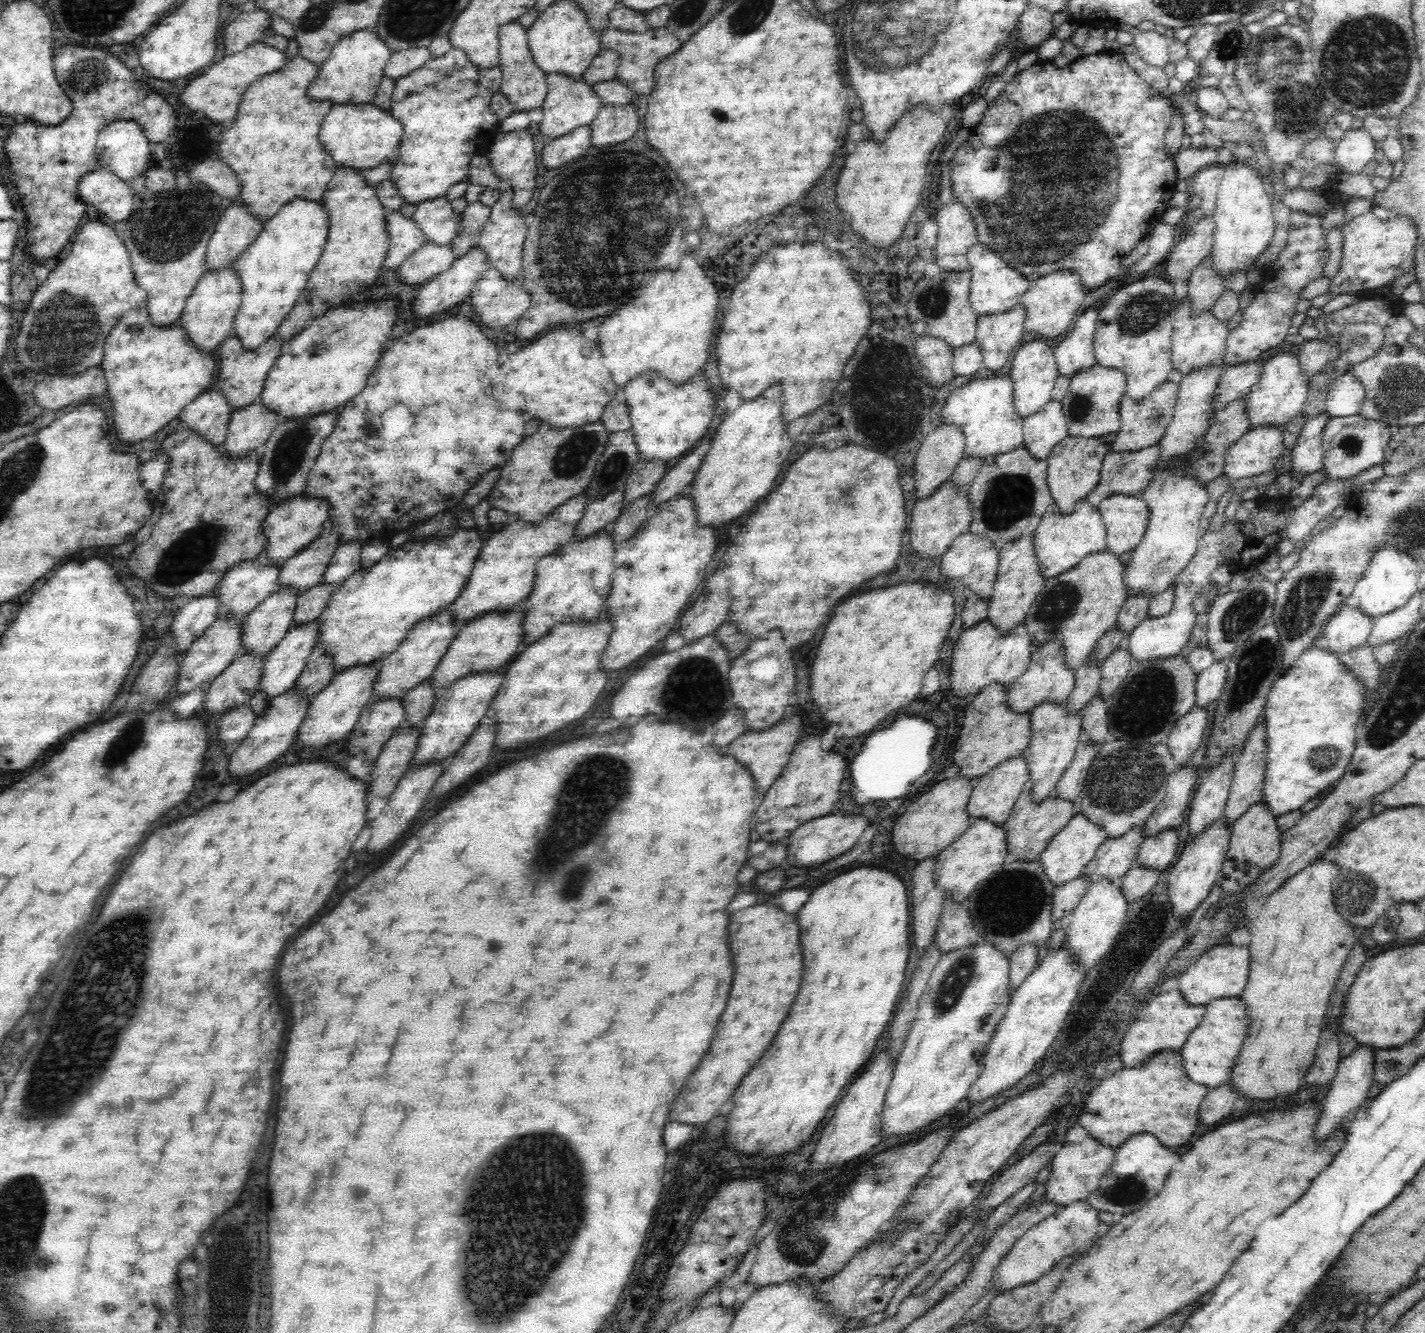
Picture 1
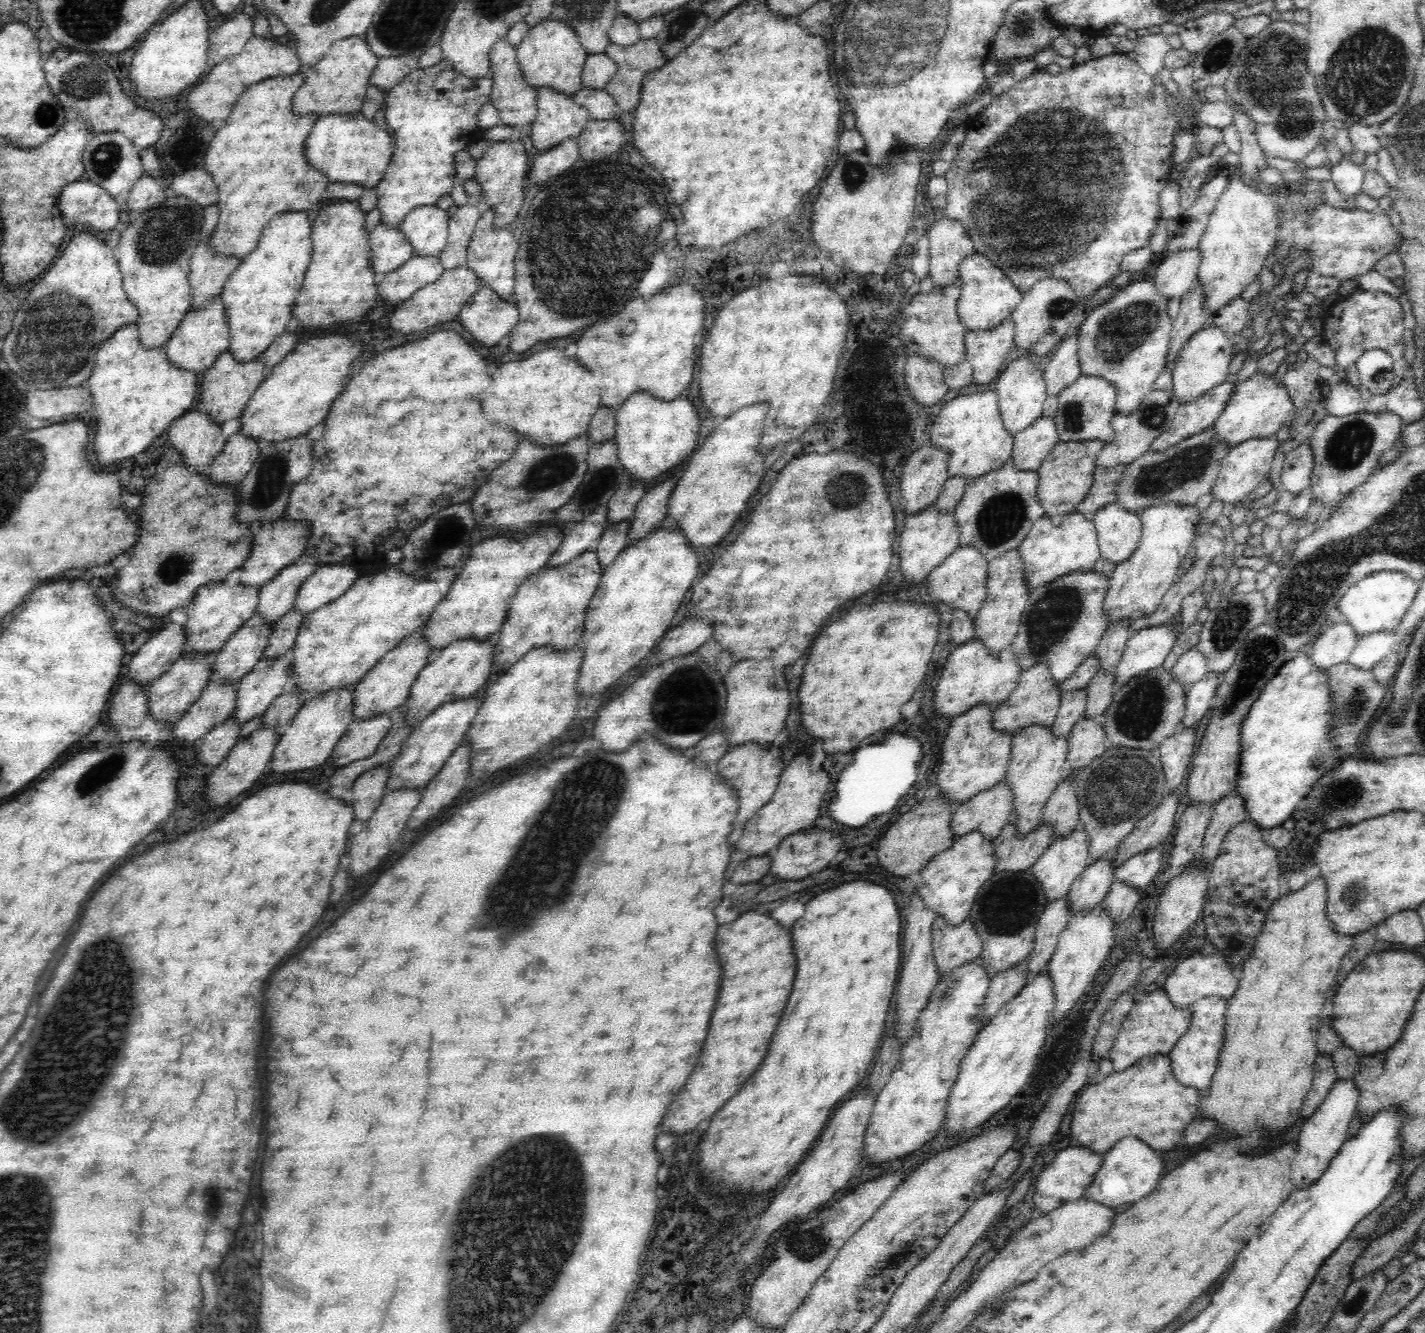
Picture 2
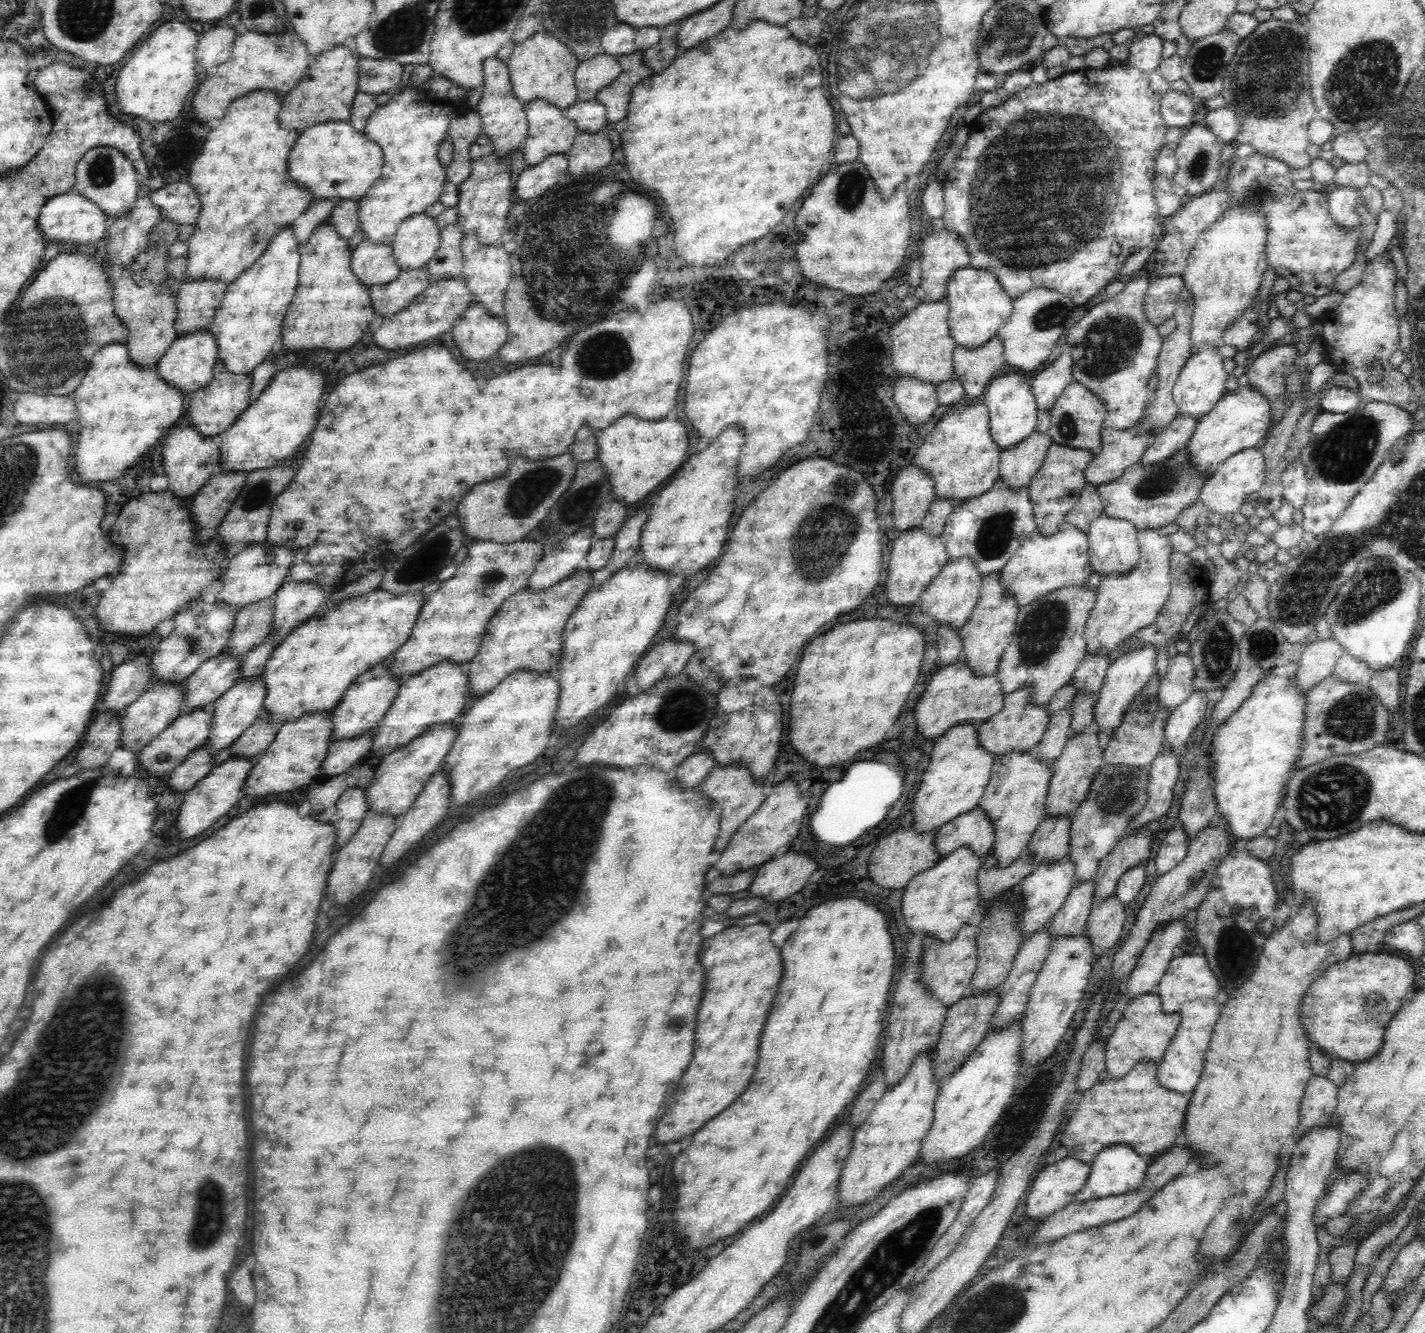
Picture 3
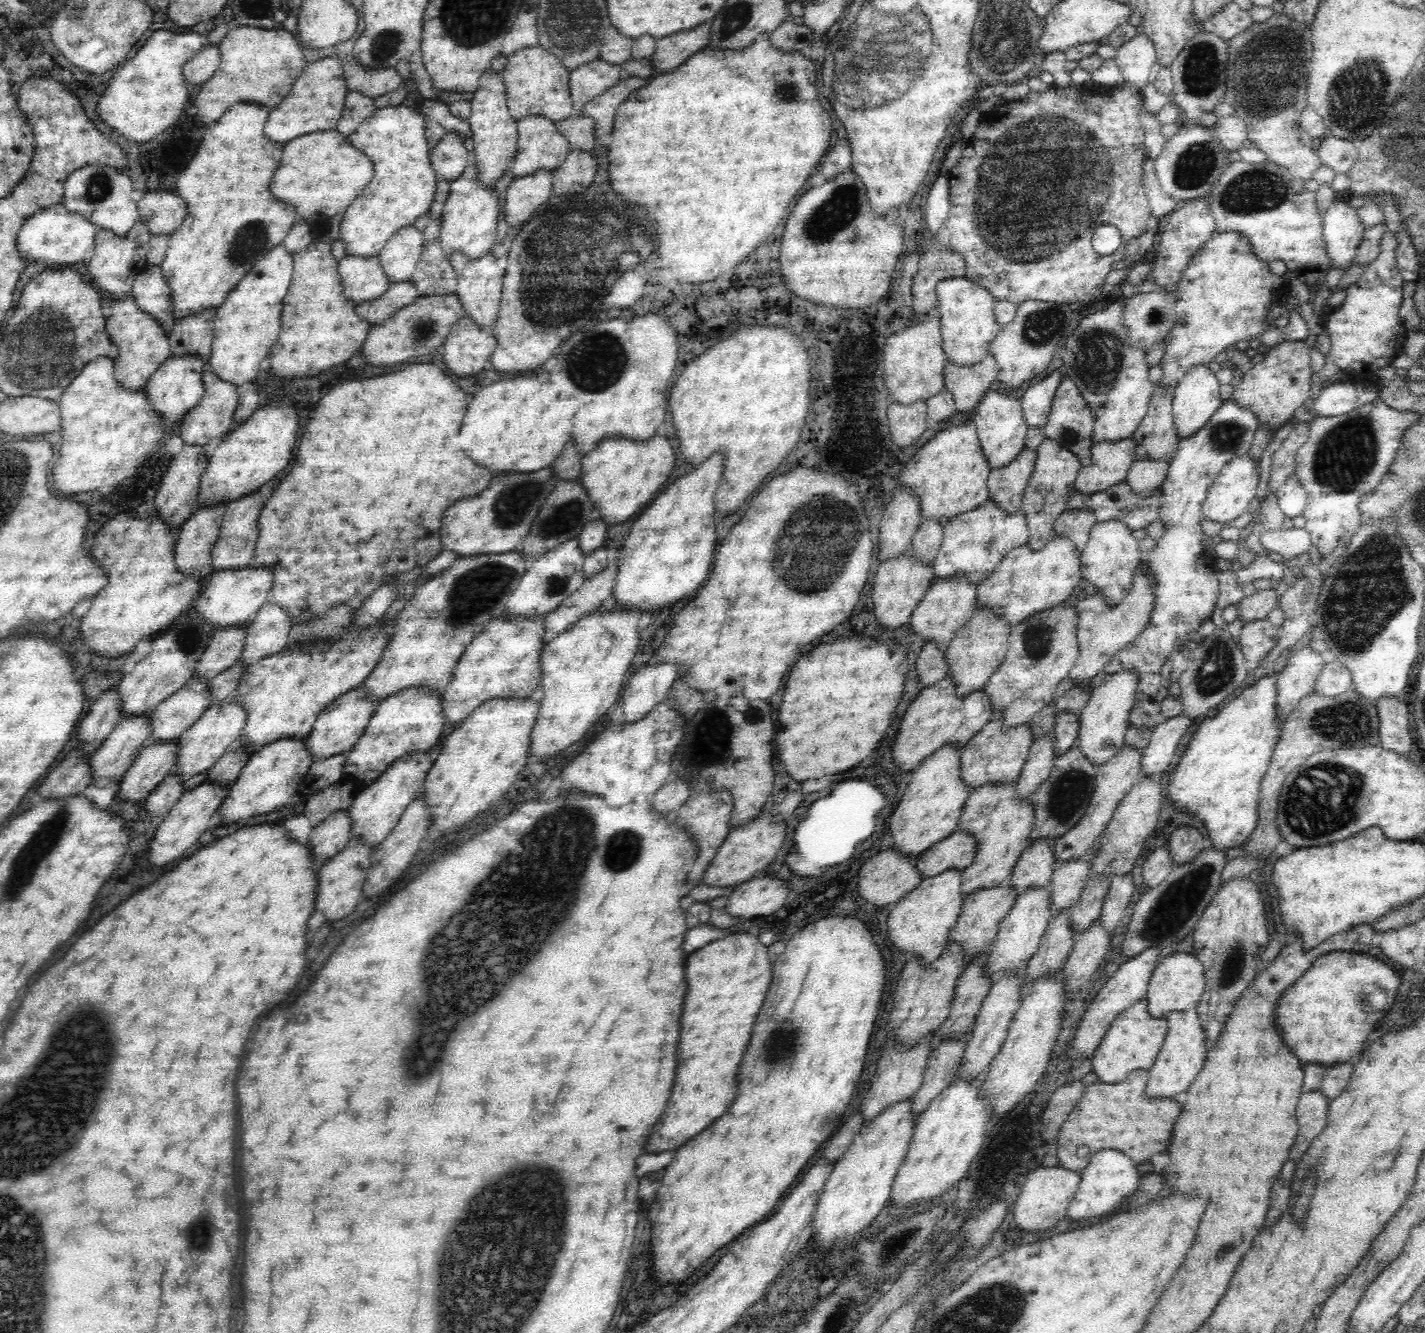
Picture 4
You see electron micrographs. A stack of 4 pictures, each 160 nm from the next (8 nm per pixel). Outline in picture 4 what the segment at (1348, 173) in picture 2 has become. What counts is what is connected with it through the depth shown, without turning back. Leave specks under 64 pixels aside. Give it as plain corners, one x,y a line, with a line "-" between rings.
1339,195
1338,198
1330,203
1324,210
1323,215
1323,235
1325,238
1326,251
1330,257
1333,268
1348,266
1350,260
1356,259
1356,253
1362,242
1365,231
1362,219
1357,214
1357,209
1350,205
1349,197

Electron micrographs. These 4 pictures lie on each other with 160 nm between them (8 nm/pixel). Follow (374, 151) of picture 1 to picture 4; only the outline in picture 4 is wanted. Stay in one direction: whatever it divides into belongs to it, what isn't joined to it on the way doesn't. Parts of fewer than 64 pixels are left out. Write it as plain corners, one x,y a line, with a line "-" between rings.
334,128
327,131
310,132
310,134
296,137
285,143
283,145
283,155
279,167
276,169
276,174
272,177
270,190
272,190
273,198
276,196
276,199
280,200
282,203
288,203
293,206
296,211
296,219
306,219
308,221
314,236
322,236
322,234
318,234
318,228
320,228
320,216
328,220
328,218
332,218
332,216
339,215
340,212
345,212
351,202
364,190
364,188
366,188
366,186
368,186
369,181
372,180
373,173
373,162
368,158
368,155
365,155
362,151
358,151
357,148
353,147
352,143
349,142
348,136
340,134
340,132

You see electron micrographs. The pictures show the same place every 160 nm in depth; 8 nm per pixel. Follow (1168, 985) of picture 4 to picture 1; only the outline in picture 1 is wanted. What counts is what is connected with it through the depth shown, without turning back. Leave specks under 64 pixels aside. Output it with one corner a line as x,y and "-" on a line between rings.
1230,942
1220,944
1220,946
1210,949
1178,977
1181,996
1188,1004
1196,1006
1208,1004
1208,1001
1212,1000
1241,997
1248,986
1249,966
1249,946
1232,945

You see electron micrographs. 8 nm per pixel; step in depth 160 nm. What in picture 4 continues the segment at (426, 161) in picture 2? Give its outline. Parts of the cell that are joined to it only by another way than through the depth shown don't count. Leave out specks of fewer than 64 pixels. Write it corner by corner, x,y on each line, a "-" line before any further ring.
402,103
376,109
349,136
349,142
373,162
373,177
368,186
345,210
340,225
340,238
346,242
347,254
378,256
387,240
399,228
413,224
418,216
431,207
438,178
430,157
430,138
426,135
425,114

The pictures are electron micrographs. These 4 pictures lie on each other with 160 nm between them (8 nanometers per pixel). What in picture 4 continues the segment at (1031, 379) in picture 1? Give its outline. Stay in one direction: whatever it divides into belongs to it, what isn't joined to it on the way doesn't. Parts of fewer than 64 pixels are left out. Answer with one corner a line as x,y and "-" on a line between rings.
989,390
978,403
977,412
972,421
980,437
981,451
984,452
990,468
1006,466
1015,460
1022,450
1025,450
1026,431
1029,426
1024,420
1021,397
1013,396
1008,392

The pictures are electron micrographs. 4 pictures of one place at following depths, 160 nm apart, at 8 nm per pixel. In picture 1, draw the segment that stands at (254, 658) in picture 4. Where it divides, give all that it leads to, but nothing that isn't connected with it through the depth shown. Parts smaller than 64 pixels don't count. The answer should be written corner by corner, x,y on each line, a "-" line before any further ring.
352,540
348,543
340,543
336,549
331,563
326,567
326,576
323,582
338,586
347,580
353,572
361,567
361,550
364,542

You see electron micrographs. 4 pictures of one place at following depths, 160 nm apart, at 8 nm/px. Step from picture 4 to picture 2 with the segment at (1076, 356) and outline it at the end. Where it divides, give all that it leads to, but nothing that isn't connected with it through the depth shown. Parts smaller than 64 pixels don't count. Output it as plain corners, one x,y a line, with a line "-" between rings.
1153,282
1129,283
1103,305
1089,311
1080,324
1077,355
1081,374
1099,376
1116,387
1116,414
1134,412
1167,366
1173,325
1173,319
1168,315
1169,300
1156,290

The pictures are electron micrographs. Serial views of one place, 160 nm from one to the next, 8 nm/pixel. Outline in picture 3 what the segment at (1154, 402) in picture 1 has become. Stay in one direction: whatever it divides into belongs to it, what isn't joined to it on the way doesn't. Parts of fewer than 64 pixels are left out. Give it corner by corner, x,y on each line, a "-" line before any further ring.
1140,418
1130,428
1118,431
1107,428
1101,432
1101,450
1084,470
1088,483
1096,486
1120,478
1129,467
1137,464
1147,452
1154,430

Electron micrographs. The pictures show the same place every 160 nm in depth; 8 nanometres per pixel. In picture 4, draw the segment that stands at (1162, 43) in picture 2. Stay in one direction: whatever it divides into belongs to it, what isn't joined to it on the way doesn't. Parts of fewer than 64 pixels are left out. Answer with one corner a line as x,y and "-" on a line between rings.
1144,33
1126,42
1115,55
1123,78
1141,88
1150,78
1150,68
1156,58
1156,47

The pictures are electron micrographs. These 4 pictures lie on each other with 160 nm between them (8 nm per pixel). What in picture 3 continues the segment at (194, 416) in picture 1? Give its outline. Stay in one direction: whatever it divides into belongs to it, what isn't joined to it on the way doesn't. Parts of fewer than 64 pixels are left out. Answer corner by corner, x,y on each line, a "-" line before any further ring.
192,424
181,427
173,427
163,439
164,450
162,457
164,470
166,471
165,479
169,482
167,487
177,498
192,499
193,496
206,484
210,477
218,472
221,463
220,446
216,444
213,436
204,436
198,432

